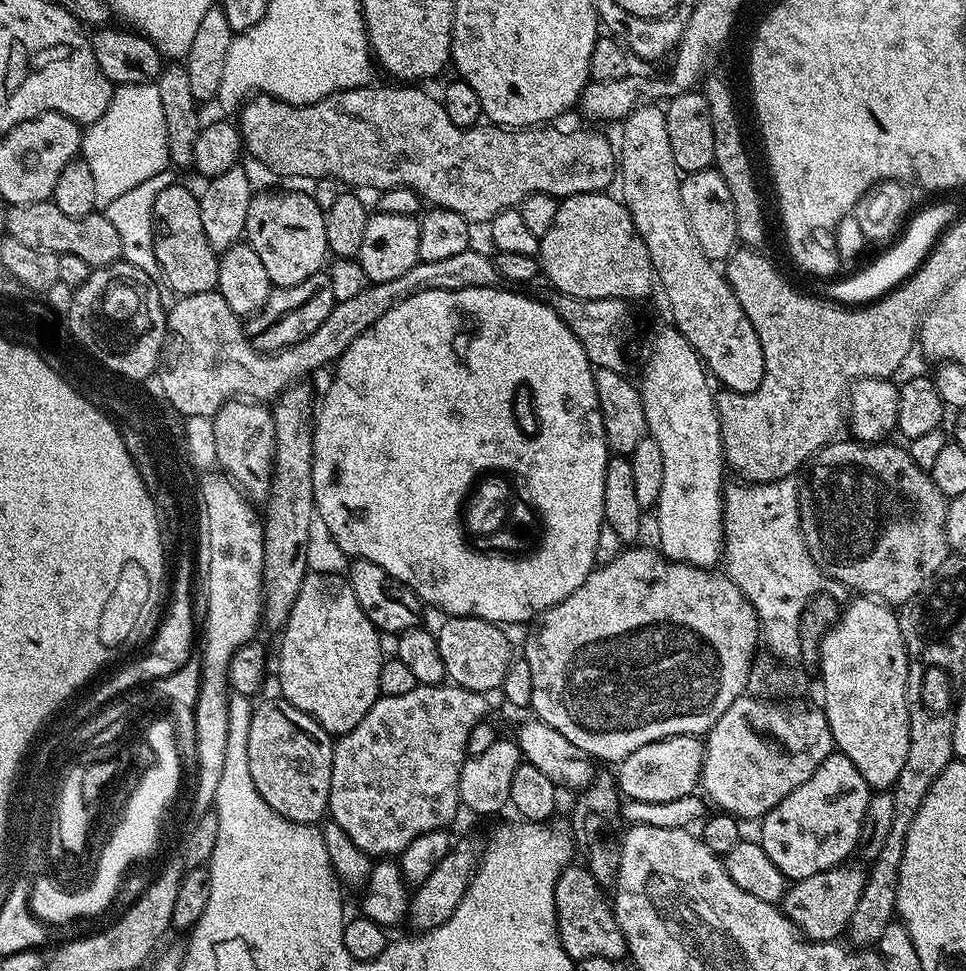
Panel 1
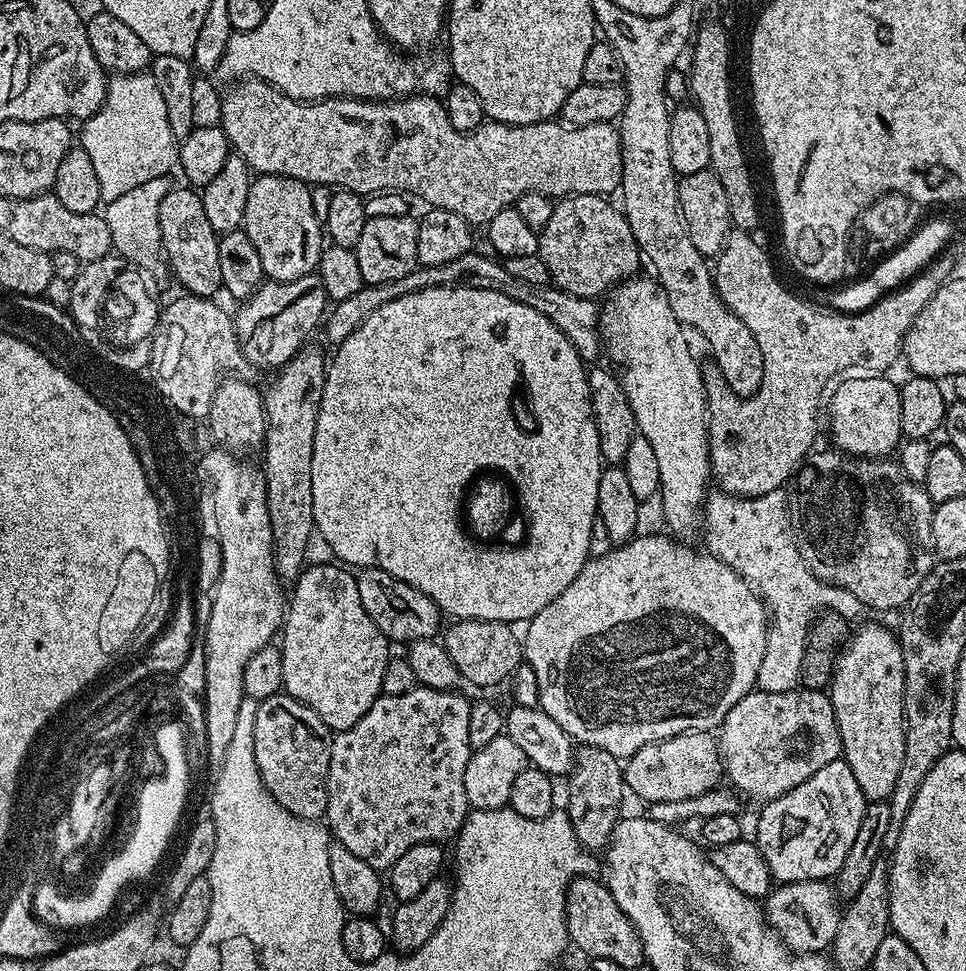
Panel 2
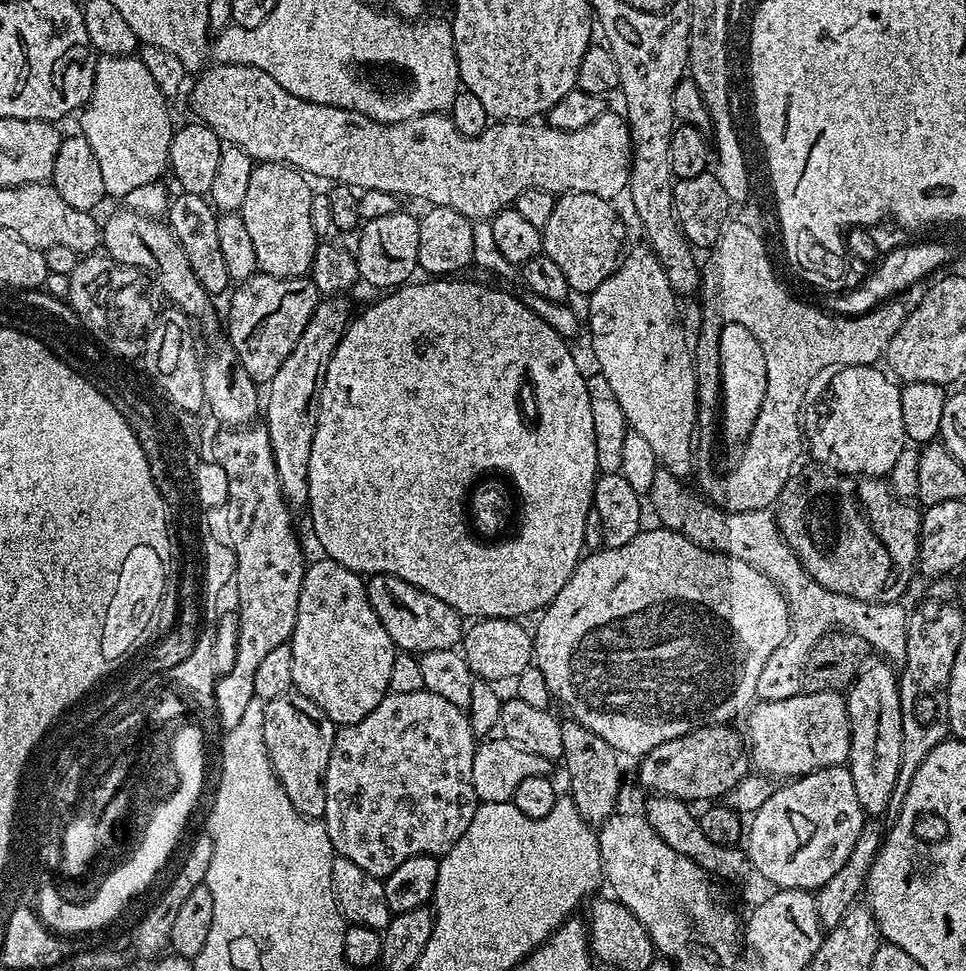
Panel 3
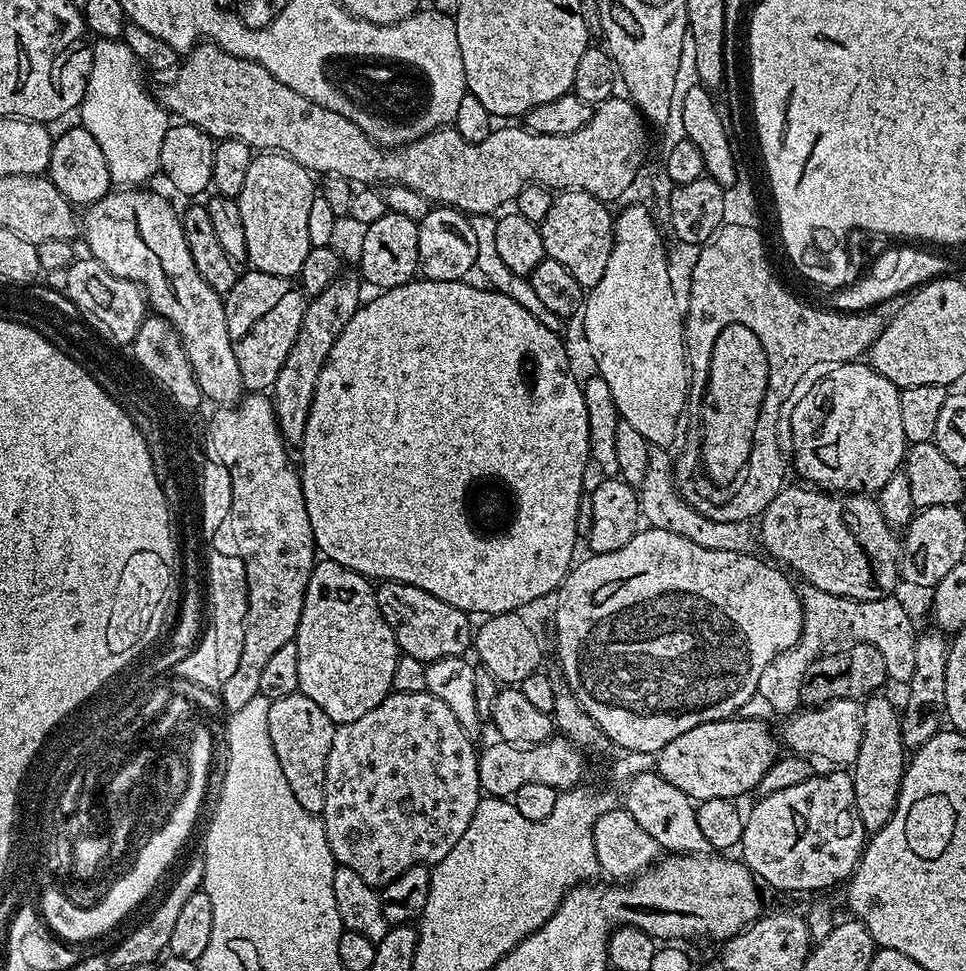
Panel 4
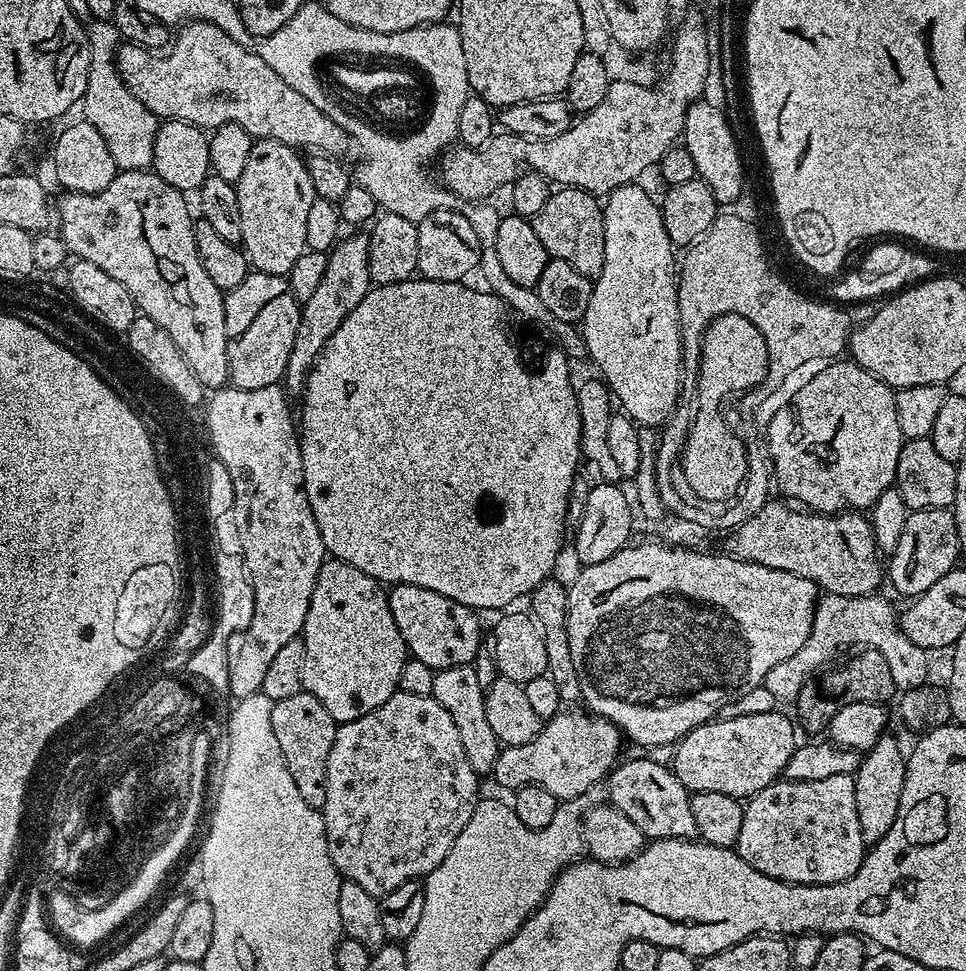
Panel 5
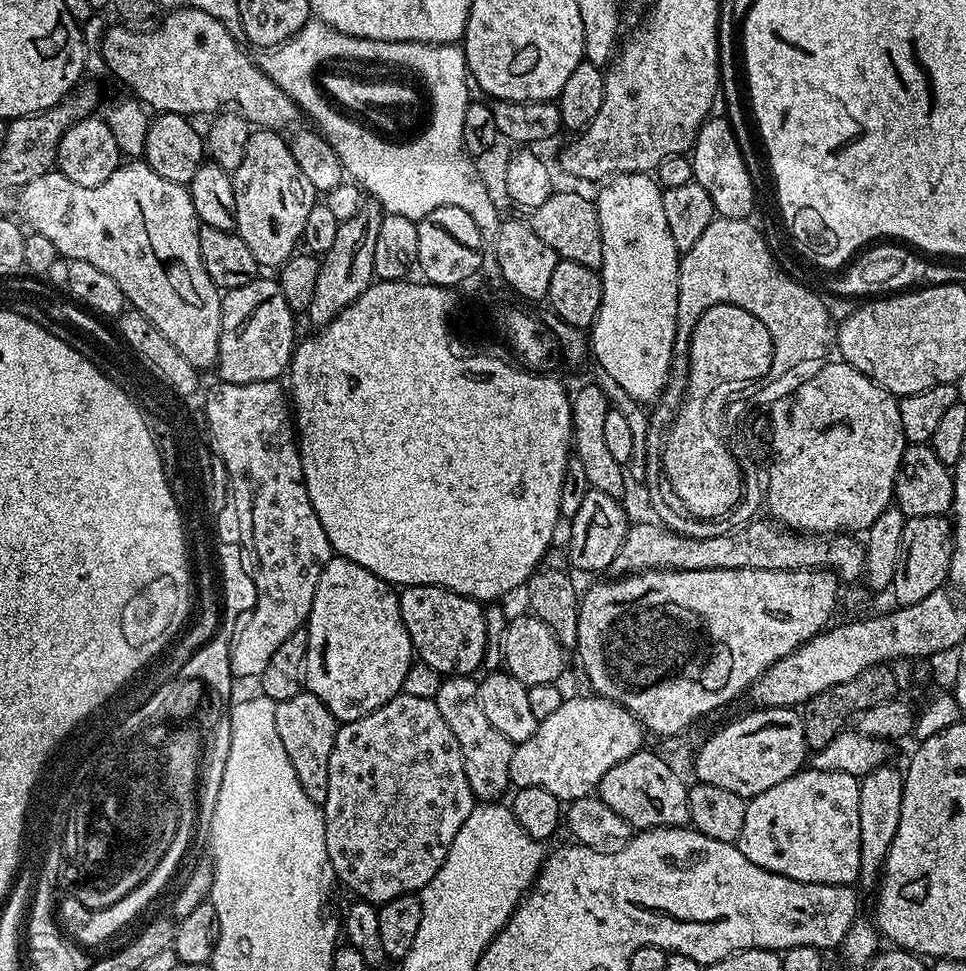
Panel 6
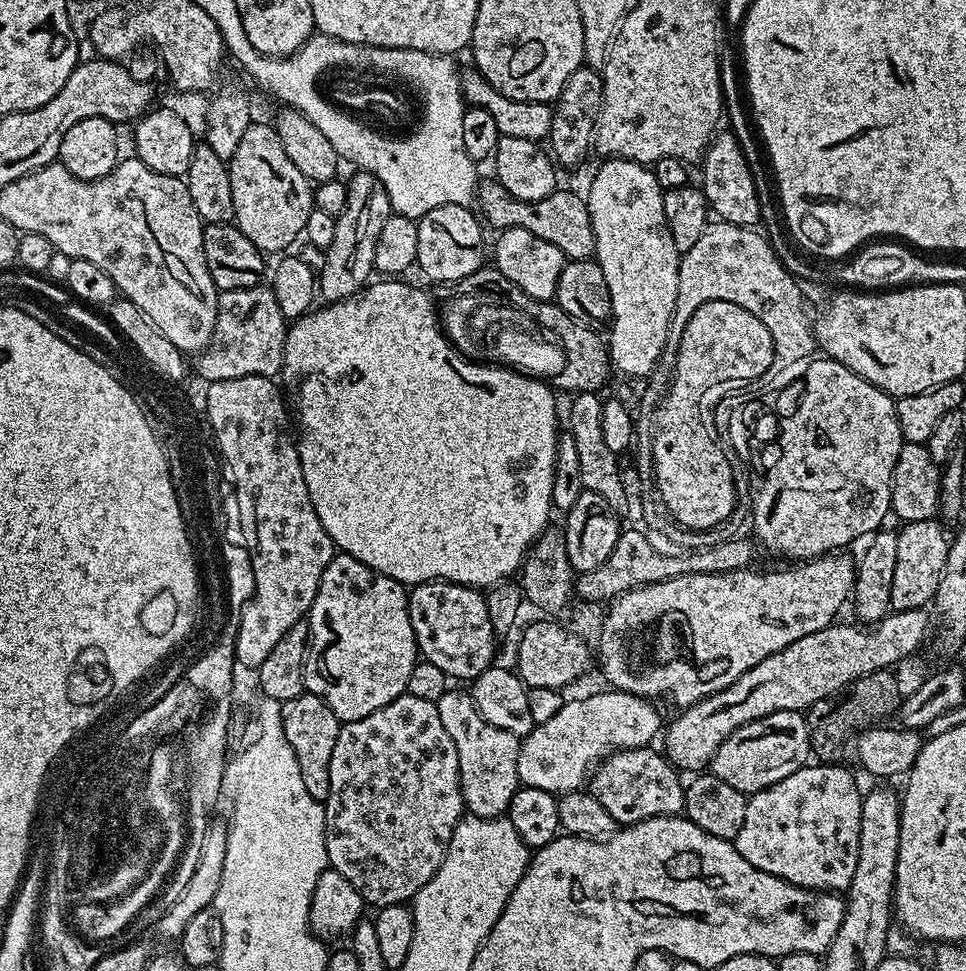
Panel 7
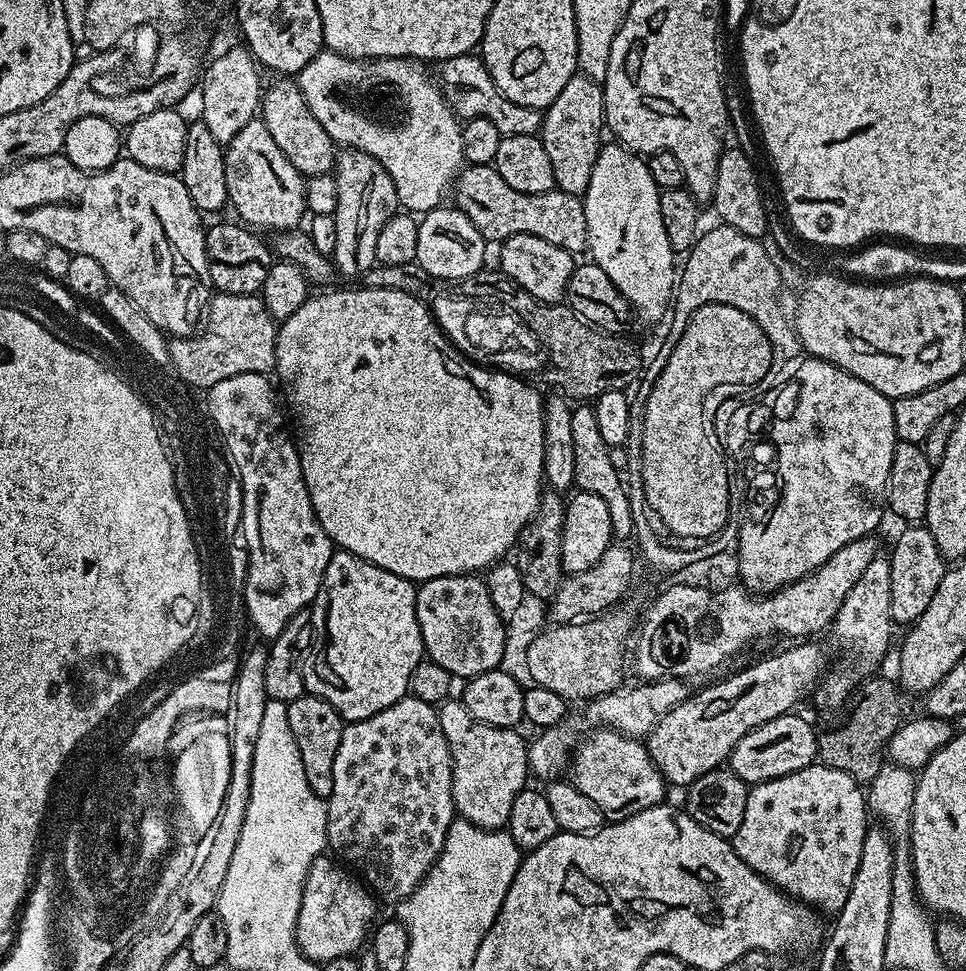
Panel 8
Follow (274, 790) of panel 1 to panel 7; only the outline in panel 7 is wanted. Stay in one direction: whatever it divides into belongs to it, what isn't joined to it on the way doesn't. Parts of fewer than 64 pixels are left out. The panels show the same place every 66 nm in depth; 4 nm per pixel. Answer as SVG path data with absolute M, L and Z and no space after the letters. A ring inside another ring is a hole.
M304 691L298 698L290 698L281 703L282 726L286 730L286 742L290 742L290 750L294 750L294 758L298 758L298 770L302 773L302 782L310 793L310 798L325 801L330 794L330 757L334 755L334 742L338 742L338 734L342 721L313 692Z

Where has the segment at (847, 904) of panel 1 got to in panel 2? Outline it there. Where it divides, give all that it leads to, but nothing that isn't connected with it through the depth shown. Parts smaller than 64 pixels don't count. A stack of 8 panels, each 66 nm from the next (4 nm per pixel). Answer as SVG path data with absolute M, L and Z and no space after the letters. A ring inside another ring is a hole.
M828 880L777 883L769 891L762 907L765 920L772 927L772 931L784 941L789 952L793 954L823 953L831 949L834 934L838 934L842 908L838 903L835 888Z

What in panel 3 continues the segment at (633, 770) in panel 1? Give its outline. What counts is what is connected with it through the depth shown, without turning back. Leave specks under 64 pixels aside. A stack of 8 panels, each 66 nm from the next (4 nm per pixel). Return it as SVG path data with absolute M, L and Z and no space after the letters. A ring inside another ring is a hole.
M723 724L723 725L708 725L704 728L696 728L694 731L687 732L685 735L680 735L678 738L667 740L662 743L660 746L656 746L654 750L650 751L644 757L641 757L639 761L640 770L638 776L641 782L650 789L651 793L663 796L672 796L678 797L679 800L685 802L693 802L692 800L708 800L704 802L712 802L718 799L721 799L725 793L729 792L734 786L737 785L737 782L744 779L750 772L750 759L749 753L747 752L745 743L741 738L741 735L732 729L732 726Z

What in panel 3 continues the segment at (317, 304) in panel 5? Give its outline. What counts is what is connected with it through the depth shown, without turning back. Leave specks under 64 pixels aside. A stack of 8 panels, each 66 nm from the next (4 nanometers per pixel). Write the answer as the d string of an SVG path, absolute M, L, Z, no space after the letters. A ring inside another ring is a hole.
M340 294L321 298L314 314L310 314L310 322L306 322L306 330L302 330L302 338L298 338L294 350L286 354L286 362L278 366L278 374L274 374L274 378L268 381L266 395L262 400L262 423L268 429L270 450L278 470L278 486L282 486L284 501L293 510L308 507L310 442L314 440L316 429L316 413L313 408L330 366L330 358L350 323L348 304L344 299Z

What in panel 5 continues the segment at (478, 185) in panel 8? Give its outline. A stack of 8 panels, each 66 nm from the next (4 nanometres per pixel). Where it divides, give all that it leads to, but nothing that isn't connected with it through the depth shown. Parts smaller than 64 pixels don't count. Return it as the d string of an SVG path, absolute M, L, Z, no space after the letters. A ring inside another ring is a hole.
M567 186L557 187L549 195L546 206L531 217L531 222L534 234L538 234L551 259L574 266L574 270L583 276L599 276L604 261L604 210L601 201L591 192Z

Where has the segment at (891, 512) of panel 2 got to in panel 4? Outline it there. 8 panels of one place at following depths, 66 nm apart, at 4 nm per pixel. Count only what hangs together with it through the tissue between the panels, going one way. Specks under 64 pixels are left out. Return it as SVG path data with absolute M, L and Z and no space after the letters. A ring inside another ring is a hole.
M785 486L759 517L758 544L769 552L767 555L785 569L793 568L804 584L826 590L826 594L838 594L851 600L877 600L893 595L897 591L896 580L898 584L901 579L902 540L882 514L879 499L868 494L837 494L816 486L803 487Z

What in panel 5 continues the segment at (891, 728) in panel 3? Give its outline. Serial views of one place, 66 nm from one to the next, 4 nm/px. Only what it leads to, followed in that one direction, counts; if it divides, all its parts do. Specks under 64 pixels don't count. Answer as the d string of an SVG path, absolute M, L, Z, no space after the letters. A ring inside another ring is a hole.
M884 734L872 748L863 753L860 766L854 773L854 779L858 826L862 826L862 838L865 845L871 846L882 838L886 838L886 830L890 830L890 826L894 826L894 818L898 818L905 763L905 749L900 749L899 742L890 734Z

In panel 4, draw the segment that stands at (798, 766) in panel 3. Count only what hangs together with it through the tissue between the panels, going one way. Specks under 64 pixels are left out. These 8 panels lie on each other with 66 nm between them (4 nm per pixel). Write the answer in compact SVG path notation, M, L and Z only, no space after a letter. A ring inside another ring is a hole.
M836 699L828 704L801 709L787 720L784 740L789 746L787 749L795 755L826 758L834 766L855 763L864 733L863 705L860 700Z

